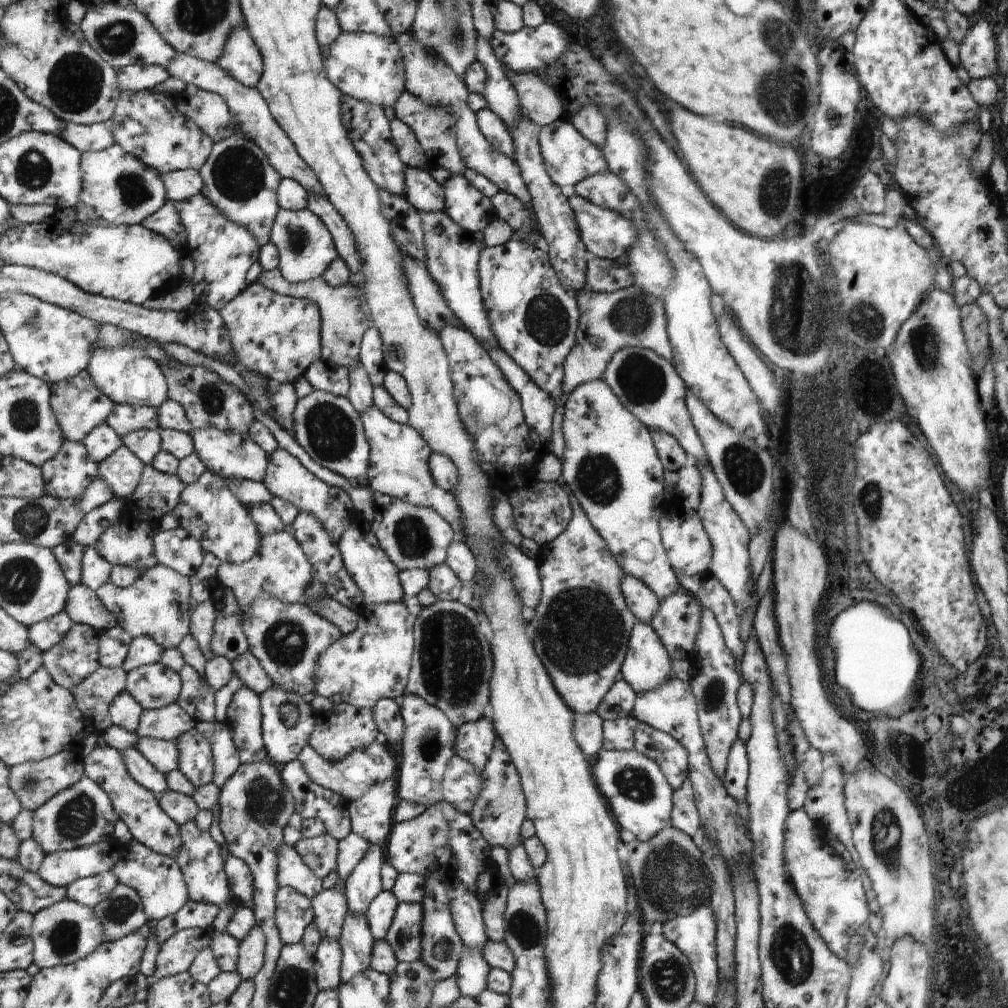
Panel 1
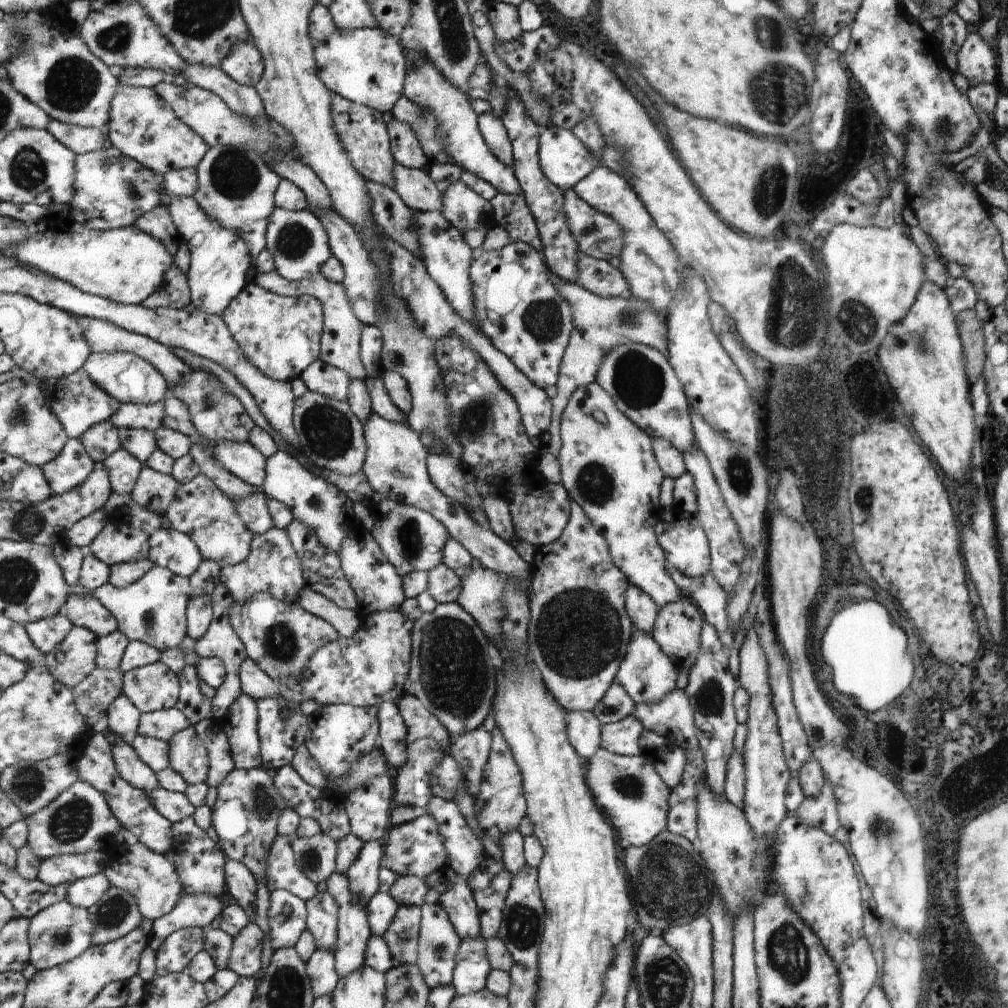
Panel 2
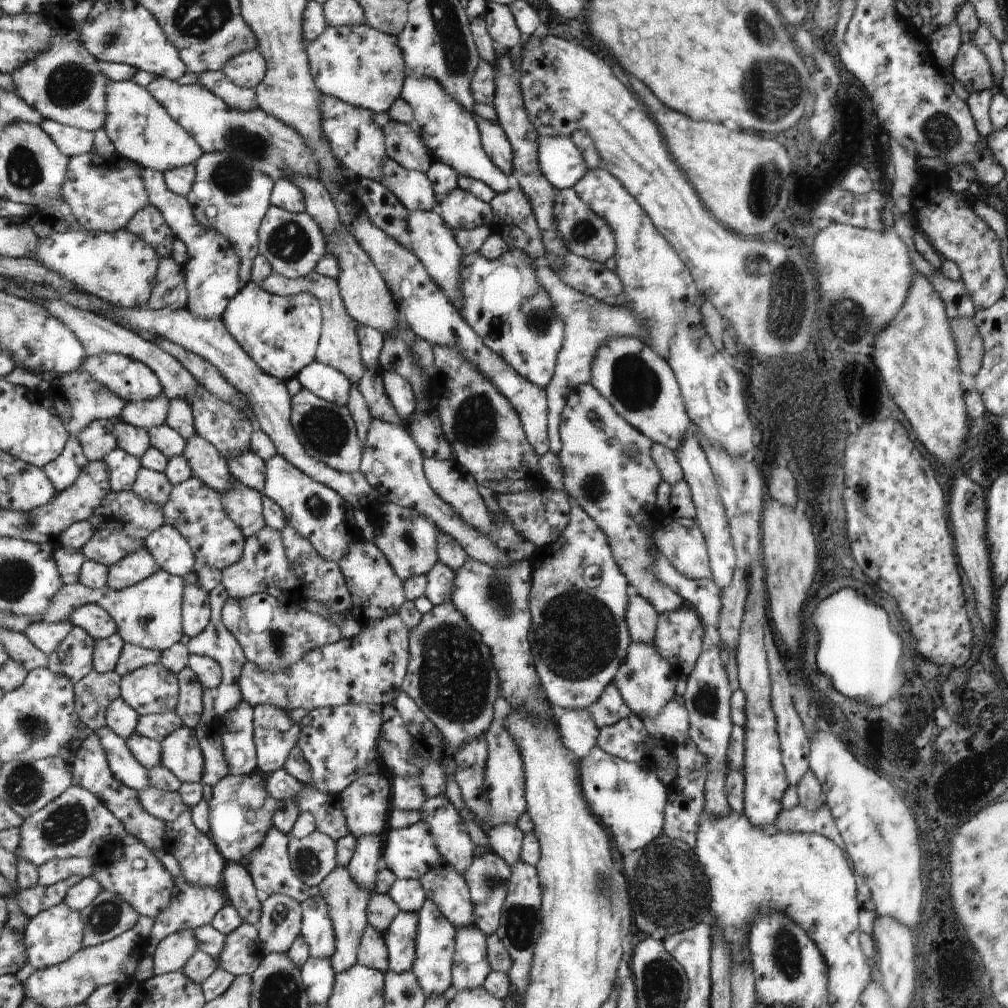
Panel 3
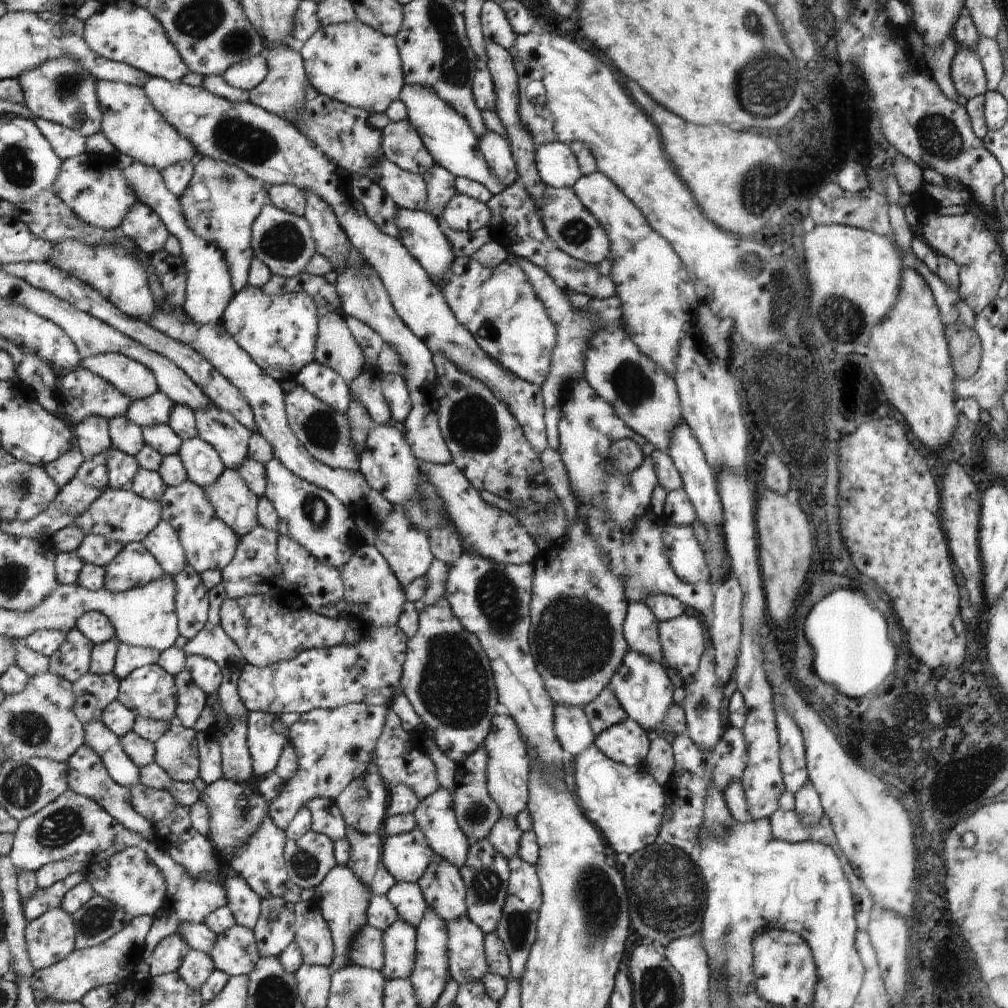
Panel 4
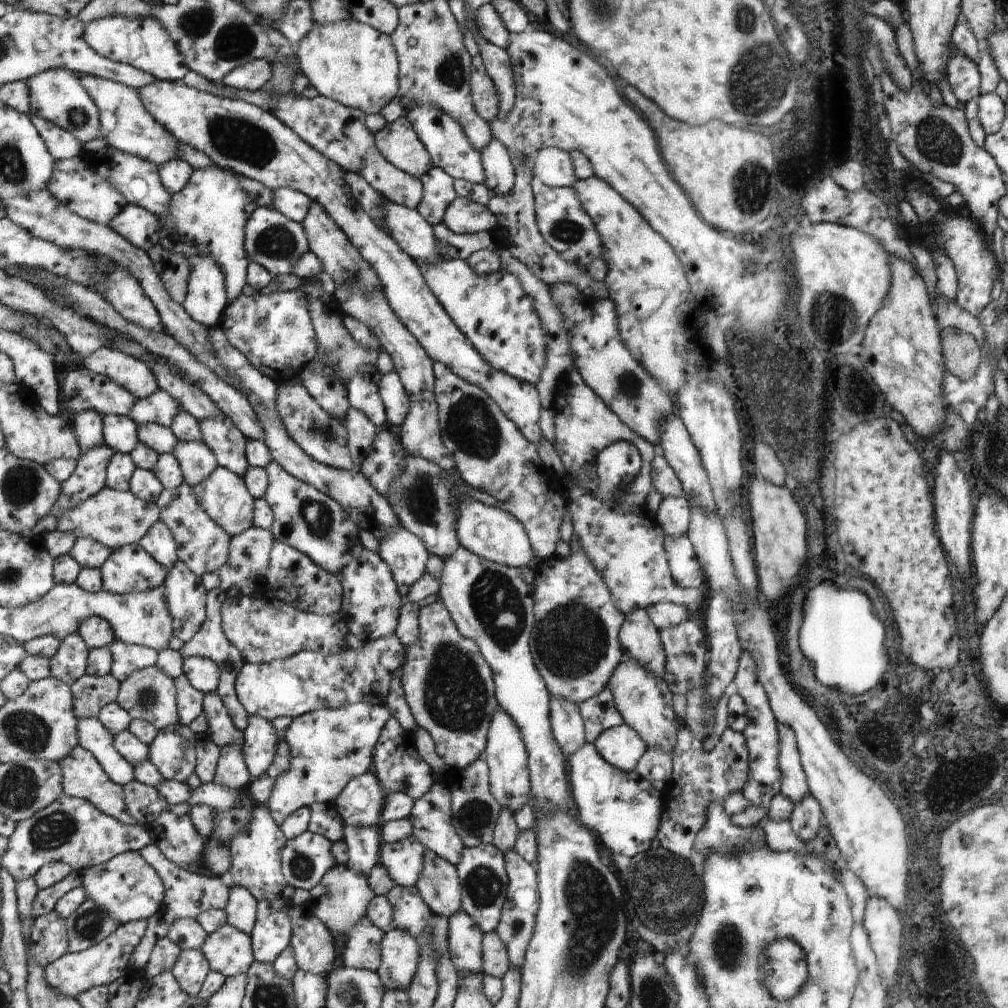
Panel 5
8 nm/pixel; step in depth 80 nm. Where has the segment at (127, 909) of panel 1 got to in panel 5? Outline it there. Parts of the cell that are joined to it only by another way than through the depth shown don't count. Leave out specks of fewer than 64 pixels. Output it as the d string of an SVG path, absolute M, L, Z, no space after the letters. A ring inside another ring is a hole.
M88 897L68 918L68 953L85 951L117 930L119 924L97 902Z

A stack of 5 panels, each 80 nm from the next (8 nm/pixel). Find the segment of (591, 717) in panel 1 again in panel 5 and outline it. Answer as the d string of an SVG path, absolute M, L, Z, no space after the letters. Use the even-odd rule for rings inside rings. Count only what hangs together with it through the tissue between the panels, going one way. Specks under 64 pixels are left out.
M553 697L550 712L552 731L565 755L572 755L587 742L586 728L576 703Z

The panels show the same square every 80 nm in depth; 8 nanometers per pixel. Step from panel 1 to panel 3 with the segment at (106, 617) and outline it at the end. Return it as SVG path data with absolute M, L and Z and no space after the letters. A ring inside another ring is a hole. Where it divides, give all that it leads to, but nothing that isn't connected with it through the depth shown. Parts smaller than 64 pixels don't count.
M84 604L79 607L70 622L73 626L86 630L94 641L109 639L117 633L117 624L113 617L98 604Z

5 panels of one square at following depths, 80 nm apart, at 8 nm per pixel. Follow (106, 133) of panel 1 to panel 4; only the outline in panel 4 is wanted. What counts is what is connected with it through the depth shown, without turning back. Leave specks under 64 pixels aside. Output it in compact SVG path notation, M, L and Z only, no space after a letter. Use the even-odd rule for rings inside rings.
M38 117L34 120L37 127L45 135L46 140L49 140L49 143L53 145L53 149L63 161L85 152L86 139L79 131Z

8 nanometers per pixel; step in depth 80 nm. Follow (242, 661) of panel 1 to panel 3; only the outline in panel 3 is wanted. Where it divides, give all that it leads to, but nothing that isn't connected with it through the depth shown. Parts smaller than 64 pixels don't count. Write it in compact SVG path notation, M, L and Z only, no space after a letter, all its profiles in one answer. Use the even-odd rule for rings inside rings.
M392 615L363 622L361 631L354 638L342 638L314 649L288 671L266 672L256 664L246 662L239 676L242 699L252 707L270 704L288 711L362 703L392 706L406 676L410 658L409 631L399 615Z

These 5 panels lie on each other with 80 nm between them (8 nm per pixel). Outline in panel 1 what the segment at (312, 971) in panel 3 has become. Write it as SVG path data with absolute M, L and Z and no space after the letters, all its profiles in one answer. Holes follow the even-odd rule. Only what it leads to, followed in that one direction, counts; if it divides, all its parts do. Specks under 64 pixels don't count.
M324 938L320 942L317 952L313 954L316 958L316 972L318 984L323 990L338 989L341 983L341 966L343 949L338 938Z

